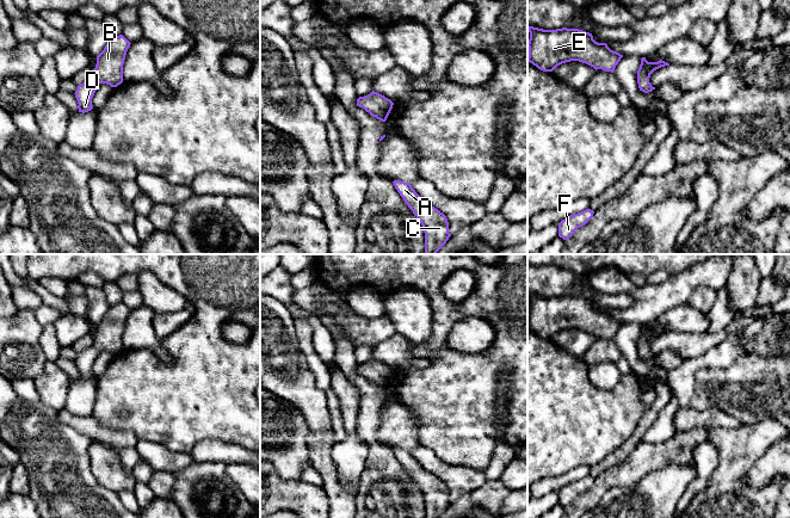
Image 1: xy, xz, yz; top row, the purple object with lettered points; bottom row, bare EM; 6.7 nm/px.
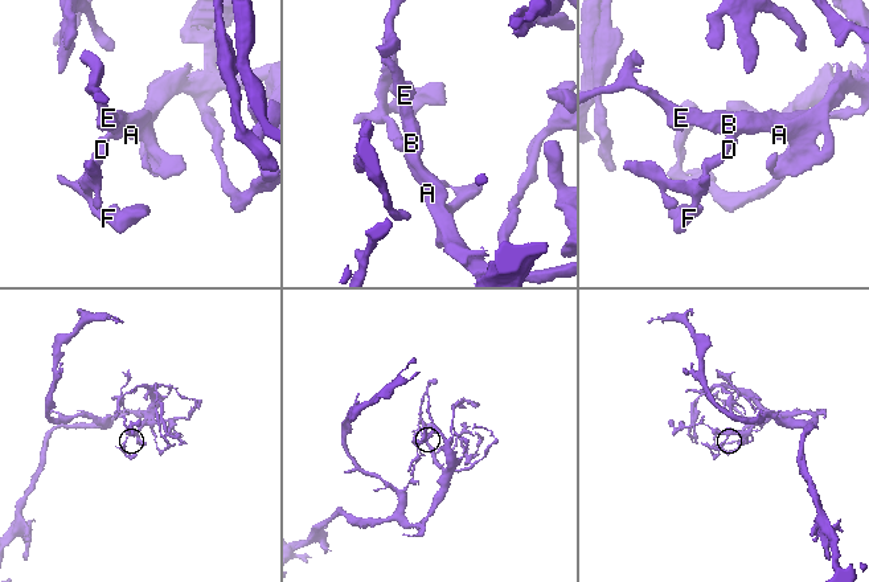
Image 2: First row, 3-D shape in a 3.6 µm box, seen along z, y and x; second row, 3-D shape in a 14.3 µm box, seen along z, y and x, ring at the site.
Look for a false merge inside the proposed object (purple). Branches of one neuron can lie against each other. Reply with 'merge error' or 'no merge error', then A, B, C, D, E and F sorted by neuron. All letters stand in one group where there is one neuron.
no merge error | A B C D E F

